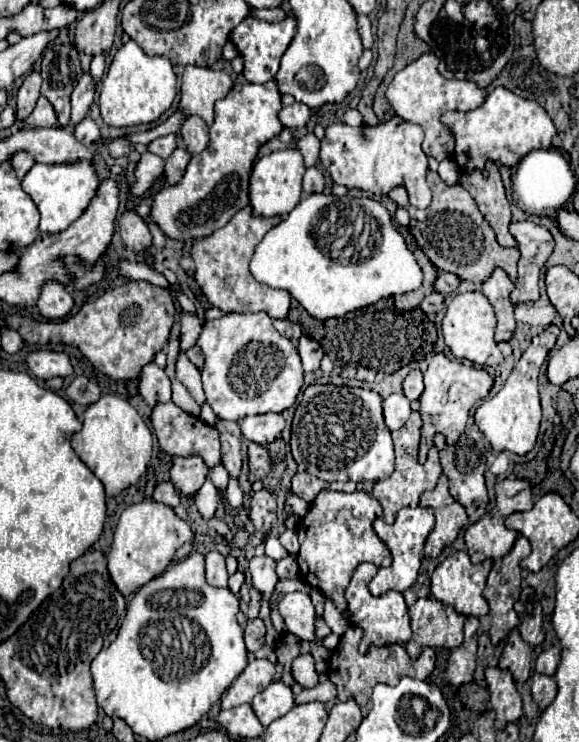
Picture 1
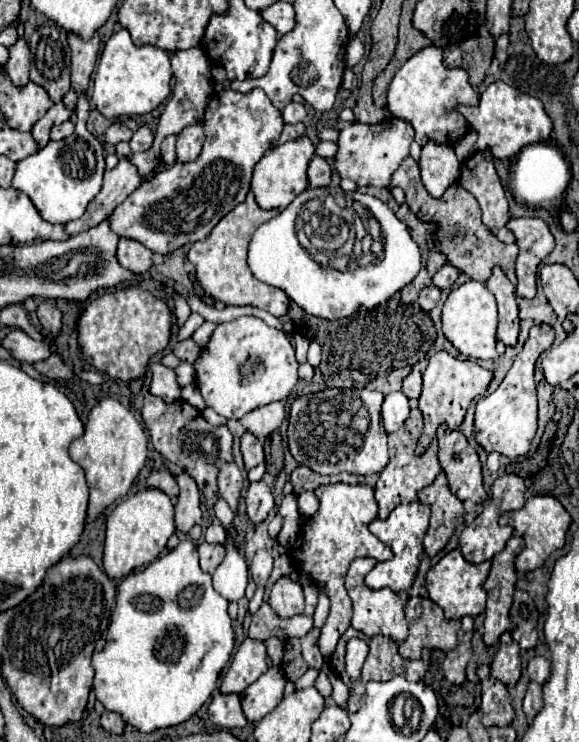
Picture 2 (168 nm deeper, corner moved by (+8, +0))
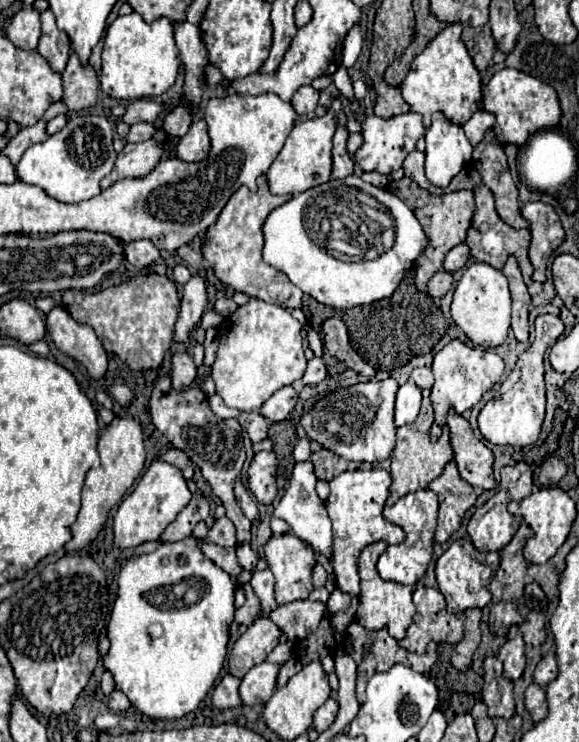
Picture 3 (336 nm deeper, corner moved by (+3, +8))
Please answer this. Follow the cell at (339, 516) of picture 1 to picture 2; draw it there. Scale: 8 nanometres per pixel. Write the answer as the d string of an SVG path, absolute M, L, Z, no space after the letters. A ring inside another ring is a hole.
M326 484L316 490L316 496L320 500L318 512L308 518L298 534L298 540L290 548L290 556L294 560L294 566L298 570L304 570L312 576L314 584L324 584L324 590L328 592L332 600L332 608L328 614L326 624L322 626L320 634L320 652L328 658L338 644L338 638L346 632L352 620L352 600L344 588L344 578L348 572L348 566L356 558L376 558L378 562L390 560L392 550L378 540L370 530L368 524L378 518L378 504L374 498L374 488L364 486L364 484Z

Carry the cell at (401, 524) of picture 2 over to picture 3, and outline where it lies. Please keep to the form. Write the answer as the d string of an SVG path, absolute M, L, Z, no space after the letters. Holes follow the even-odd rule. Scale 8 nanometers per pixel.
M421 490L421 492L413 492L403 496L397 504L387 506L383 510L385 520L401 526L407 534L405 542L401 542L395 548L387 548L379 562L377 562L377 572L383 580L395 580L399 584L417 584L423 576L425 570L431 562L431 554L433 554L433 532L437 526L437 494L433 490Z

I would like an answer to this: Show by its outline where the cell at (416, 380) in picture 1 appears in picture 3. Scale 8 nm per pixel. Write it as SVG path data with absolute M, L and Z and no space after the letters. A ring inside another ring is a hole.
M423 366L423 368L415 368L415 370L411 372L411 380L413 380L421 390L433 386L433 374L431 374L431 370L425 368L425 366Z

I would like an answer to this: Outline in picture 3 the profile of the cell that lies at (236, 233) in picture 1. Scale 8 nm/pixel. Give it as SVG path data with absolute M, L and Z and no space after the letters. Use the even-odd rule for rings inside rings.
M265 176L257 180L257 192L253 194L249 188L239 188L219 214L217 222L205 232L203 244L201 244L201 254L205 260L213 262L213 272L215 276L227 284L233 286L237 292L243 292L247 296L257 296L265 302L279 304L283 308L301 308L301 296L303 292L287 280L283 272L277 272L269 264L263 262L261 258L261 248L263 248L263 234L261 226L269 212L283 202L287 202L291 196L275 196L267 188Z

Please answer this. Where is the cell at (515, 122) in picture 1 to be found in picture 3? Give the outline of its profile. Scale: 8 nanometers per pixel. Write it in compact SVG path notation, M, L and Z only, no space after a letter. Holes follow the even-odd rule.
M503 68L489 80L489 84L483 90L481 108L495 116L493 132L503 146L505 144L523 146L525 140L533 132L545 130L545 128L555 128L561 118L561 108L559 108L555 90L549 84L539 82L533 76L519 72L519 70L511 70L511 68Z

